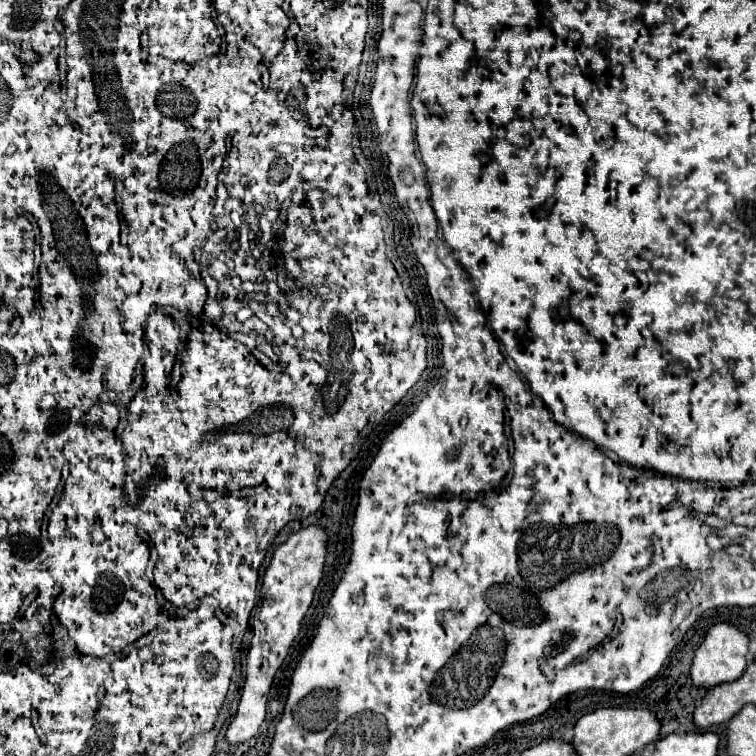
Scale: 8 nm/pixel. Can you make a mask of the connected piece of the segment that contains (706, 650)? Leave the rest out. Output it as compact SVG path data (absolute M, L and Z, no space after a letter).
M716 624L708 630L704 642L698 646L692 666L690 666L690 678L694 686L702 688L714 688L720 682L732 682L738 680L746 668L746 654L748 654L748 636L740 632L734 626L728 624Z

